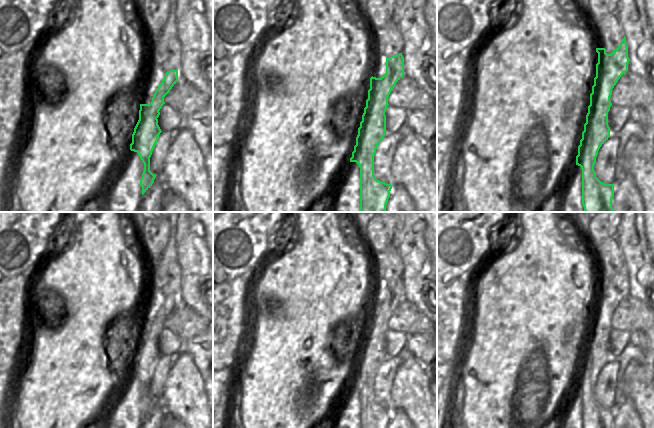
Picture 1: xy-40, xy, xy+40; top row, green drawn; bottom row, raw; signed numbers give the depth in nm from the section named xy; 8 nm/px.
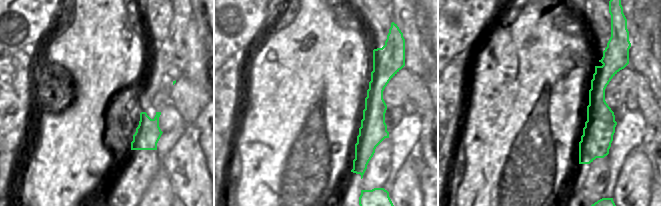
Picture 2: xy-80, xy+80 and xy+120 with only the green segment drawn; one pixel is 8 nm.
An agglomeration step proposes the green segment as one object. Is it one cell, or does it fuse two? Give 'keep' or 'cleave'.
cleave

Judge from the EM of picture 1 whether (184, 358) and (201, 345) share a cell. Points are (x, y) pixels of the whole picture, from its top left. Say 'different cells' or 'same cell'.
different cells

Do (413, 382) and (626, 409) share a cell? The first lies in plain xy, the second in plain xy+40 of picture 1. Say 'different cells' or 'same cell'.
different cells

